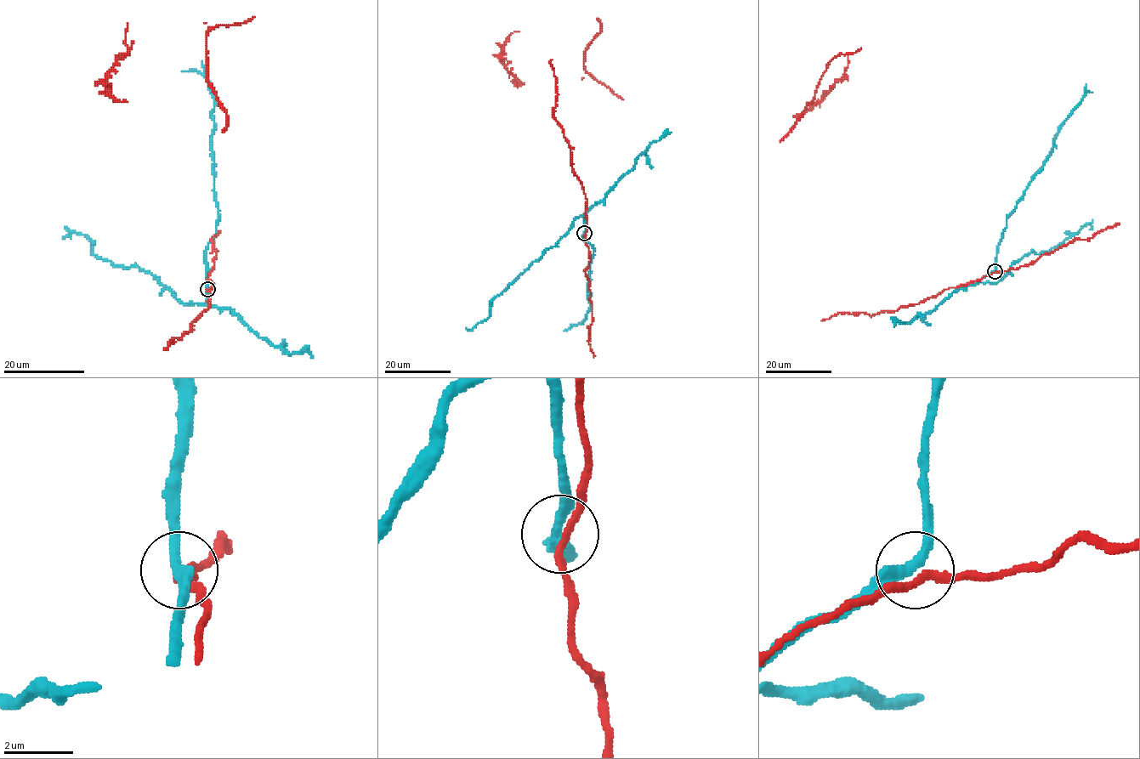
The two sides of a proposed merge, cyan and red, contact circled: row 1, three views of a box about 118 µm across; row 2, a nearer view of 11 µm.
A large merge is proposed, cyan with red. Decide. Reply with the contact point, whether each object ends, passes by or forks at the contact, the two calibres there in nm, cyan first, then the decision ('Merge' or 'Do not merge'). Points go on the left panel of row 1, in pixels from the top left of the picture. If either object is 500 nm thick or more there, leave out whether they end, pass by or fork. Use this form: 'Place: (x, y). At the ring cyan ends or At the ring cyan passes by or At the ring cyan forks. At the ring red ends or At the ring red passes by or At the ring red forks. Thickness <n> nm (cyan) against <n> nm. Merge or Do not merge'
Place: (207, 289). At the ring cyan passes by. At the ring red passes by. Thickness 280 nm (cyan) against 200 nm. Merge

